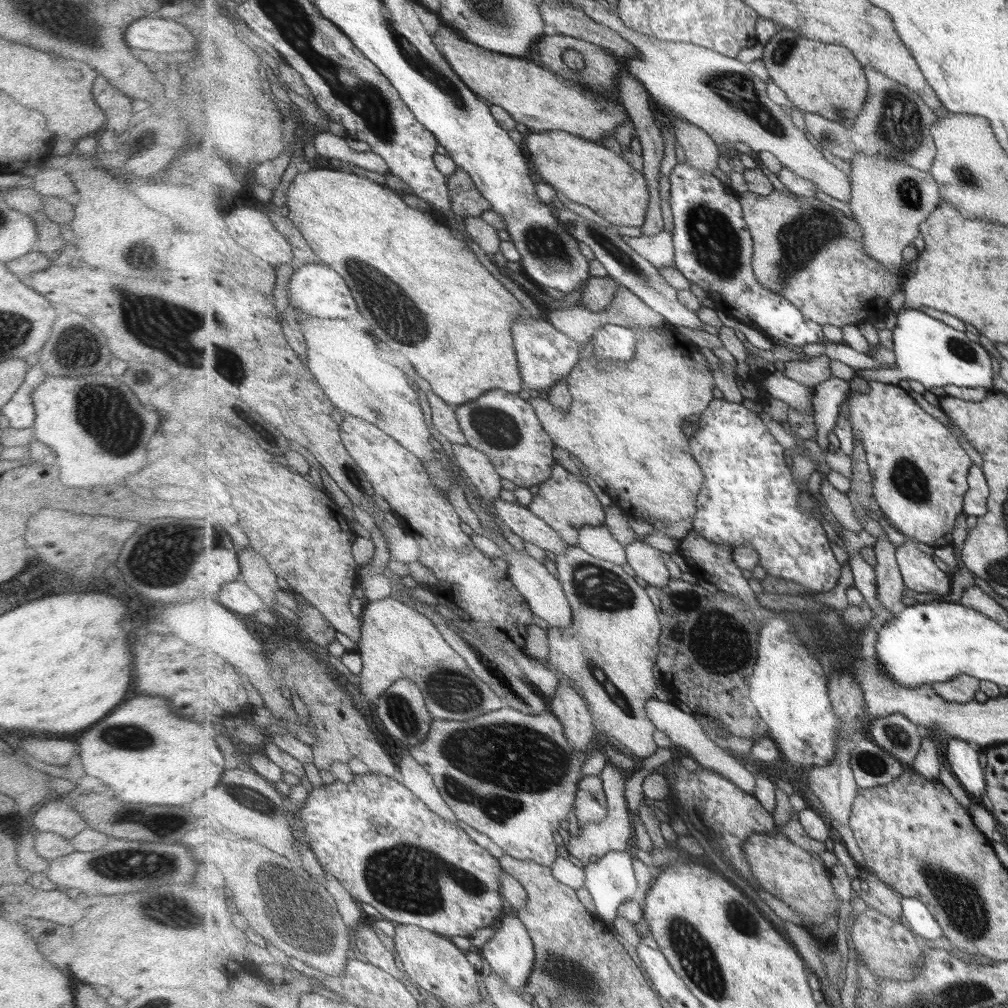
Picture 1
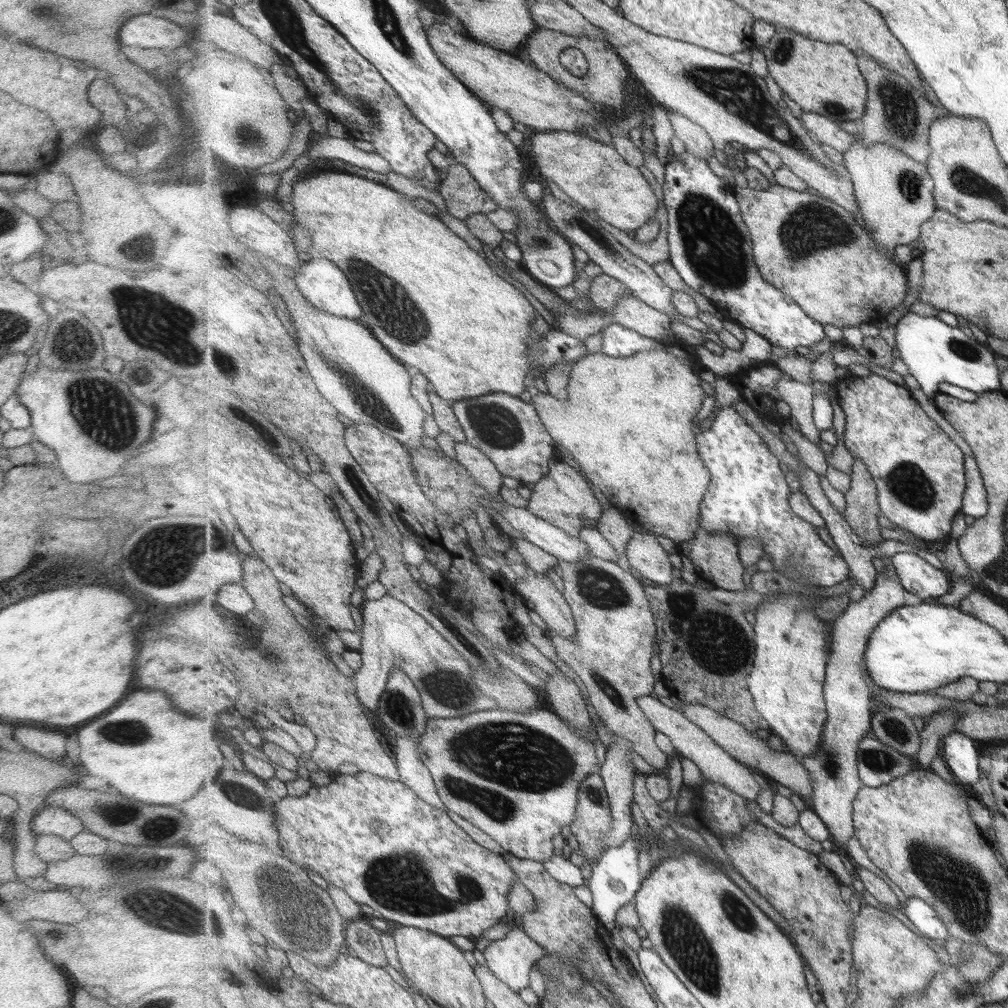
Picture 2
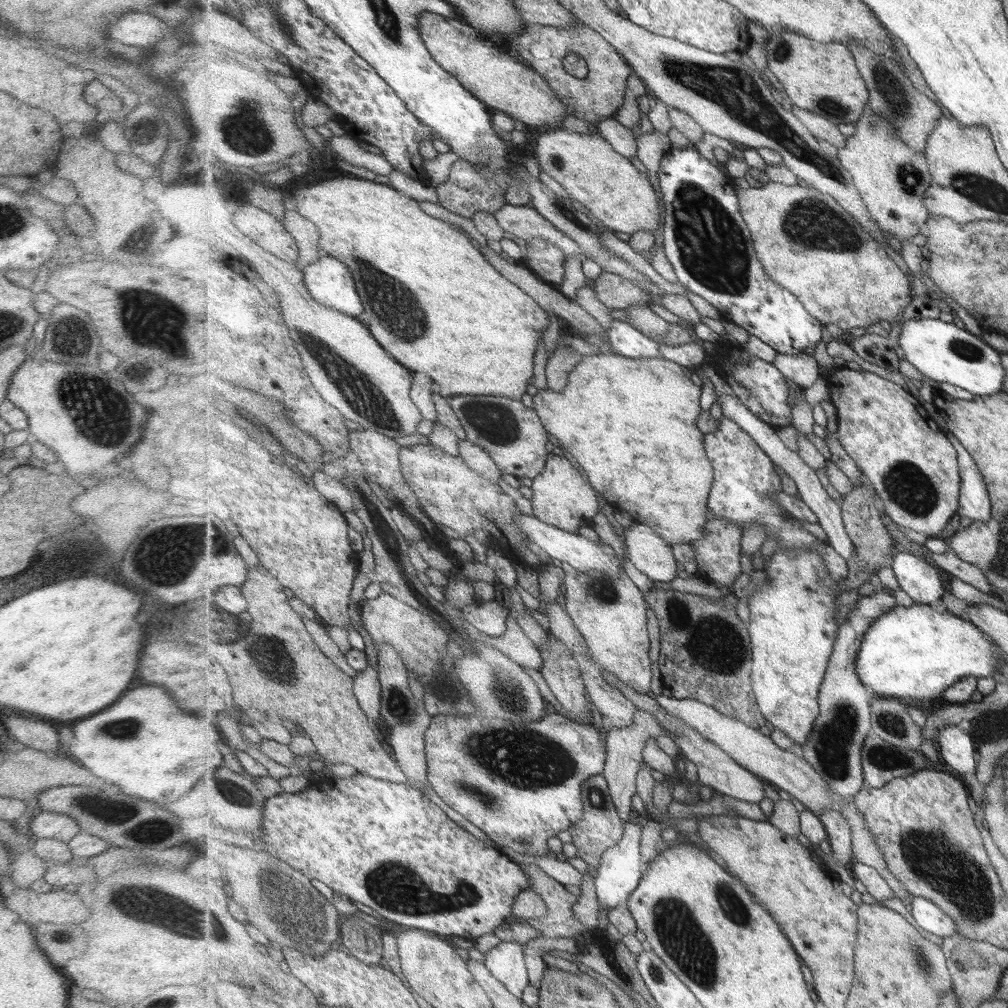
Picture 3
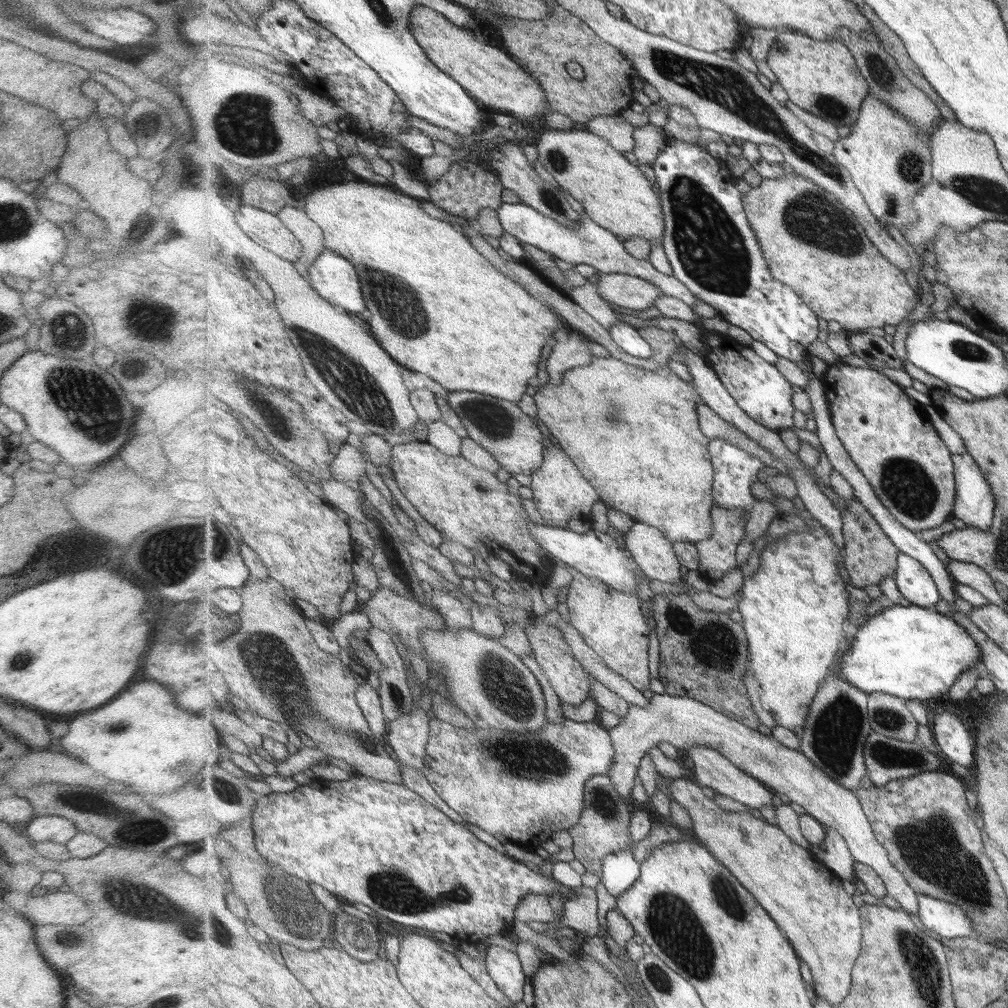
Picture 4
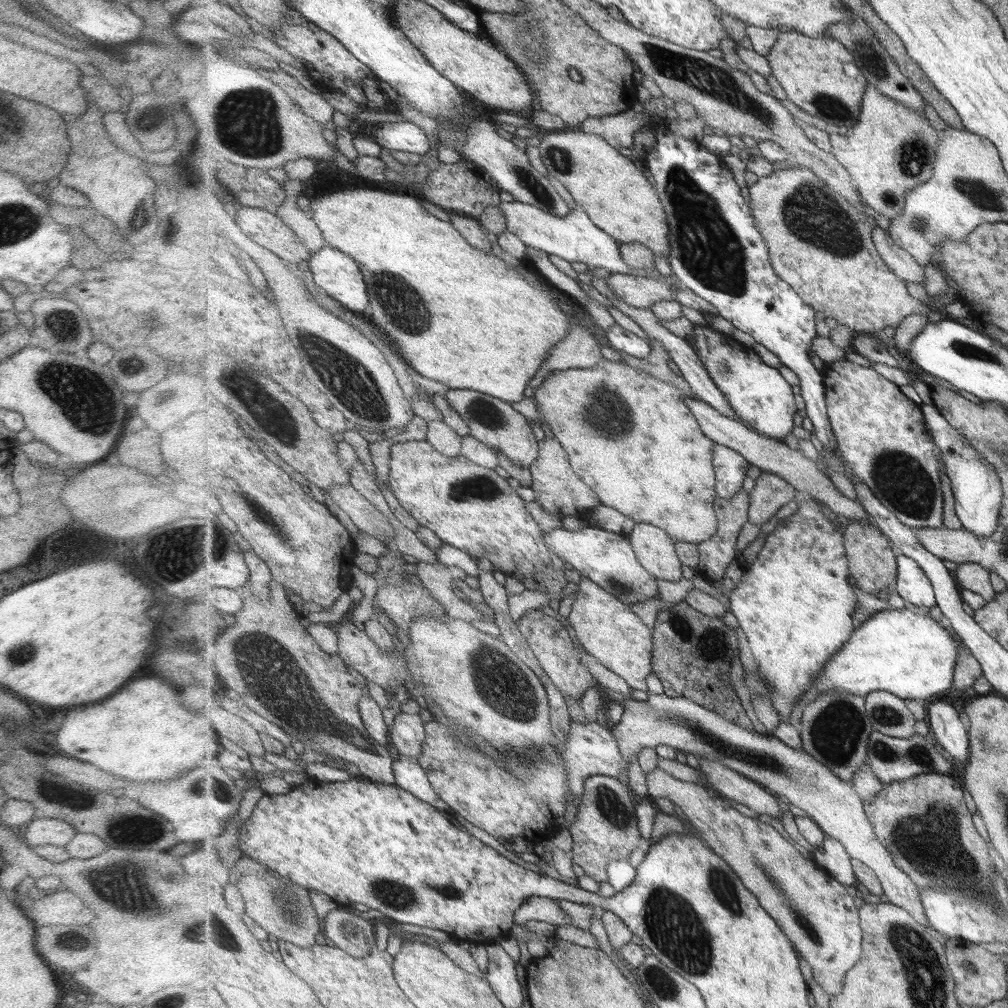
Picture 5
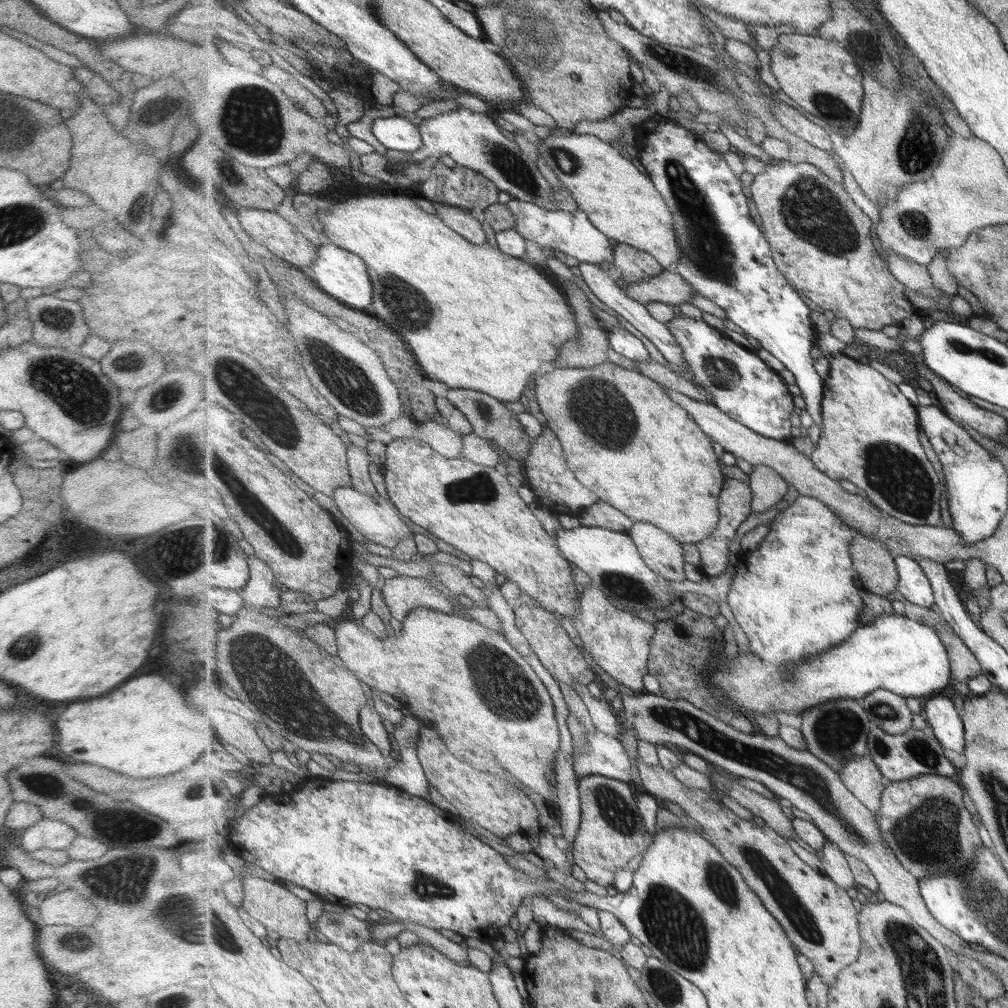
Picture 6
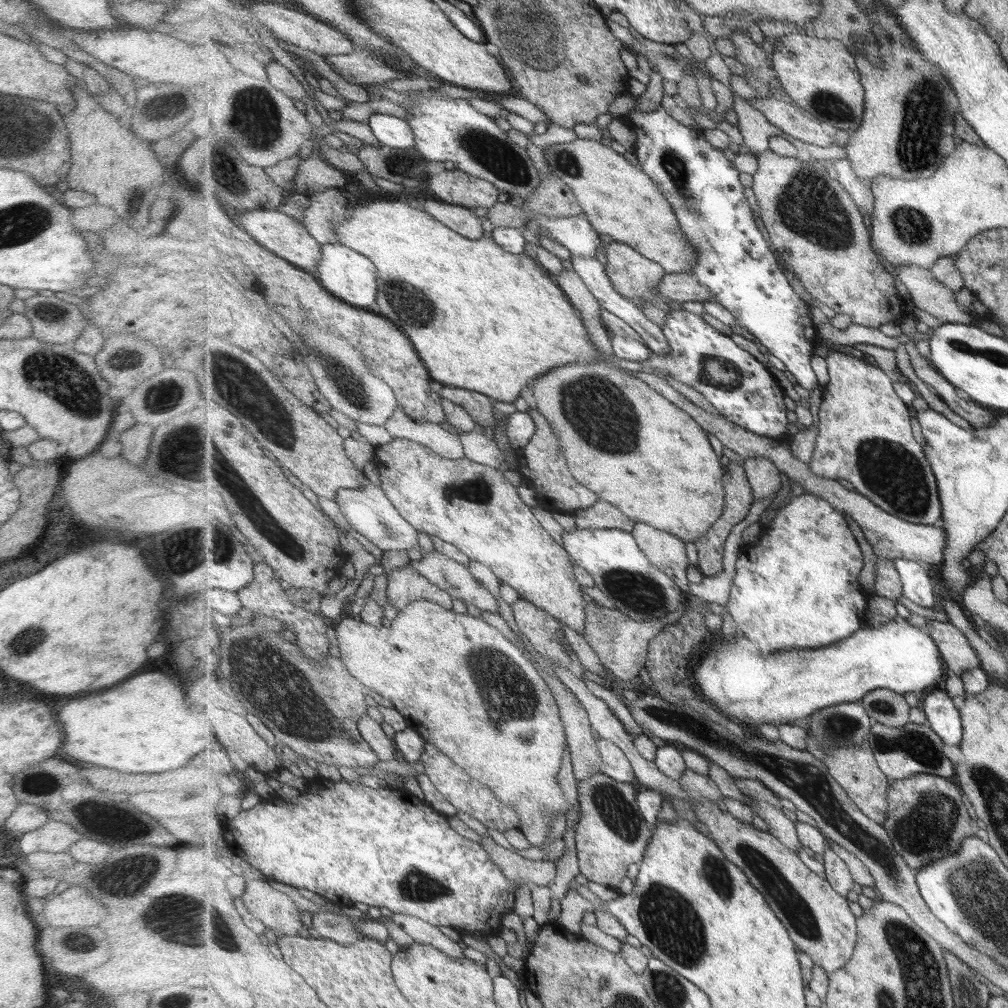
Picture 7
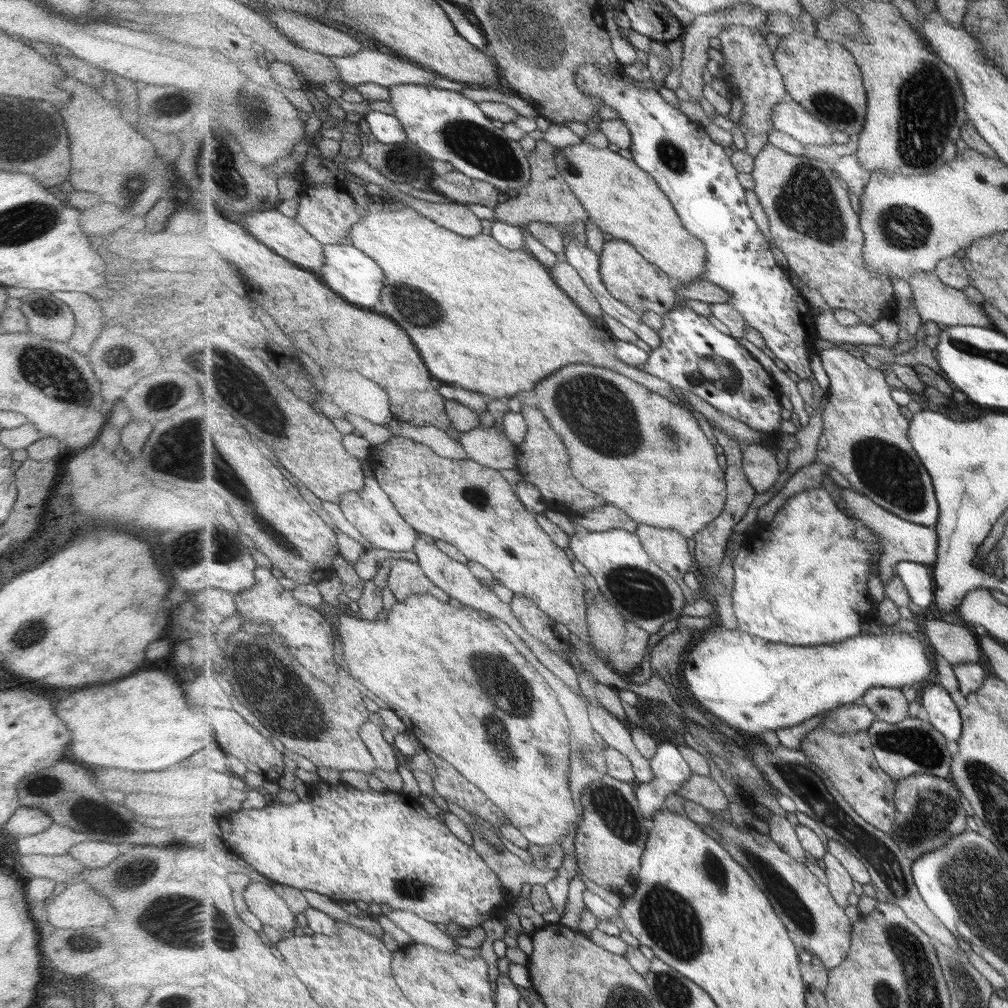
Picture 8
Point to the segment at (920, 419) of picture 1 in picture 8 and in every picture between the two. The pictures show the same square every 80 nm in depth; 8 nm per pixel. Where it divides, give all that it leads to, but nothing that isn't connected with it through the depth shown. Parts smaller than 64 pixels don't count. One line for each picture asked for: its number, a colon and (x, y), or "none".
2: (920, 473)
3: (914, 468)
4: (891, 438)
5: (882, 438)
6: (869, 436)
7: (866, 438)
8: (865, 439)

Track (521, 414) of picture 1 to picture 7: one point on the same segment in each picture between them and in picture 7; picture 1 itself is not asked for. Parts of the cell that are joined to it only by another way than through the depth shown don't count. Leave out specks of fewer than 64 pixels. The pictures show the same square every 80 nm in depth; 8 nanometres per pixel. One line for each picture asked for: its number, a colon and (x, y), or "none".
2: (510, 431)
3: (514, 435)
4: (514, 439)
5: (495, 422)
6: (491, 420)
7: (480, 406)

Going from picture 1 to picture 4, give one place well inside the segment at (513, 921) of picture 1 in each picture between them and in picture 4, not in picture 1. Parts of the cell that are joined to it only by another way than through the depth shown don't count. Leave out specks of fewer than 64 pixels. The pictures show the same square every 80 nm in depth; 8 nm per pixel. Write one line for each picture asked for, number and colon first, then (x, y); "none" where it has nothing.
2: (511, 958)
3: (506, 961)
4: (504, 966)

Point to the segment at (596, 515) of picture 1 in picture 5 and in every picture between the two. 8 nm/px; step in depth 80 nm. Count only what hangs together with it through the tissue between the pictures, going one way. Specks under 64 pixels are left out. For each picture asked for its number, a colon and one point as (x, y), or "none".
2: (563, 498)
3: (562, 497)
4: (561, 493)
5: (560, 492)

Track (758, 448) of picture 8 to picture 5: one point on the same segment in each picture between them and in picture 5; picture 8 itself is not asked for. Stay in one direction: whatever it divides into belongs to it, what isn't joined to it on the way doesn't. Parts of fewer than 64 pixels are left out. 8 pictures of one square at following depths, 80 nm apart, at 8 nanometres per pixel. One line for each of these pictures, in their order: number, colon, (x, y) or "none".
5: (770, 492)
6: (768, 486)
7: (765, 476)

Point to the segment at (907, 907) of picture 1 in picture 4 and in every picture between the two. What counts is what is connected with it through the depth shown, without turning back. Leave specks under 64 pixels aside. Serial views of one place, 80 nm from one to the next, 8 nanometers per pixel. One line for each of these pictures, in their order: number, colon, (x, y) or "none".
2: (926, 919)
3: (929, 916)
4: (946, 919)

